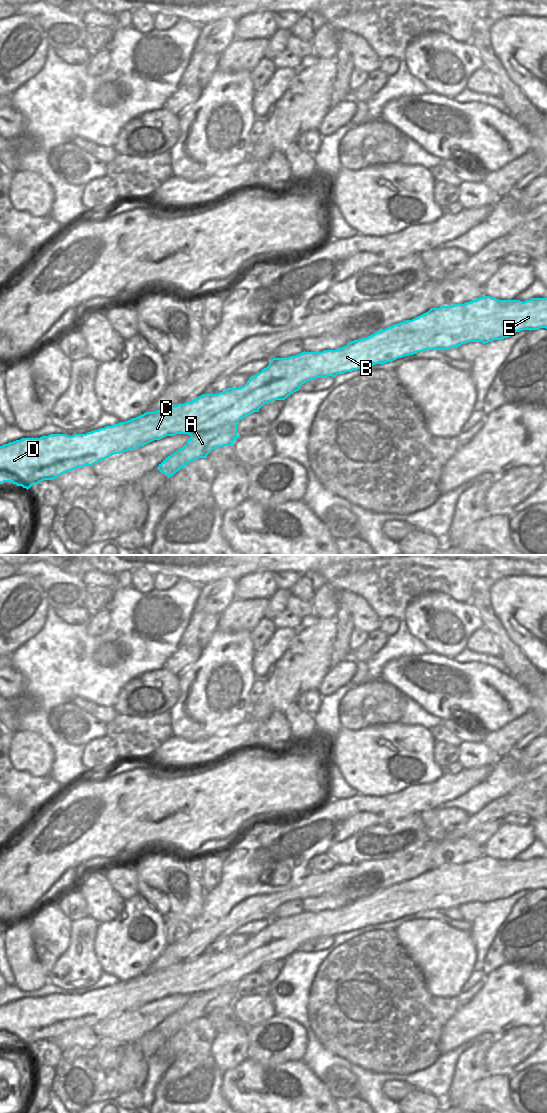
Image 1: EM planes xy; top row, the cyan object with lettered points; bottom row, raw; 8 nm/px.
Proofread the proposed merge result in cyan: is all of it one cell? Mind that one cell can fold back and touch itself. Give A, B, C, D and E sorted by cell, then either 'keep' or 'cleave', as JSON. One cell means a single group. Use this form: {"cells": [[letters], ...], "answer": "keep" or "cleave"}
{"cells": [["A"], ["B", "C", "D", "E"]], "answer": "cleave"}

